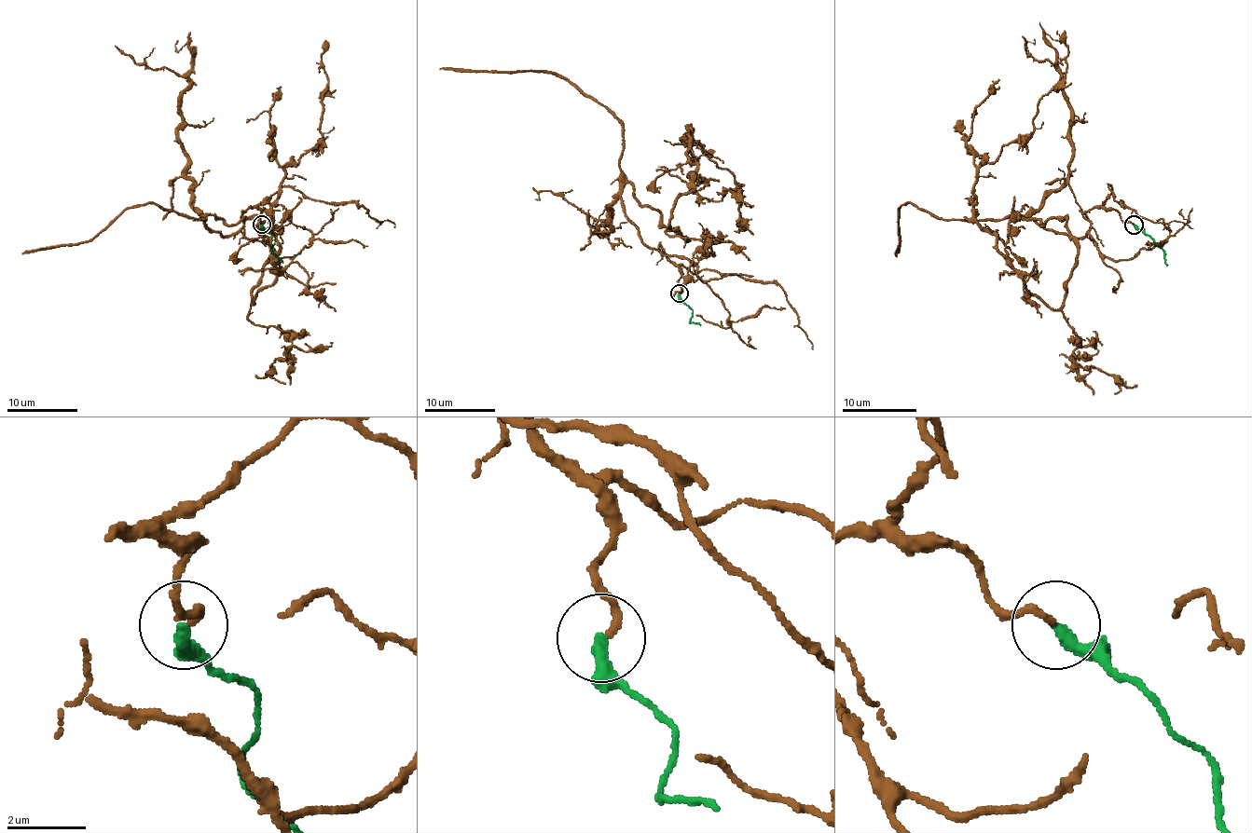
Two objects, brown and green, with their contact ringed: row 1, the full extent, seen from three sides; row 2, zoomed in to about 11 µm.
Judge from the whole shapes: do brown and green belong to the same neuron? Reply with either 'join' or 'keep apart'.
join

